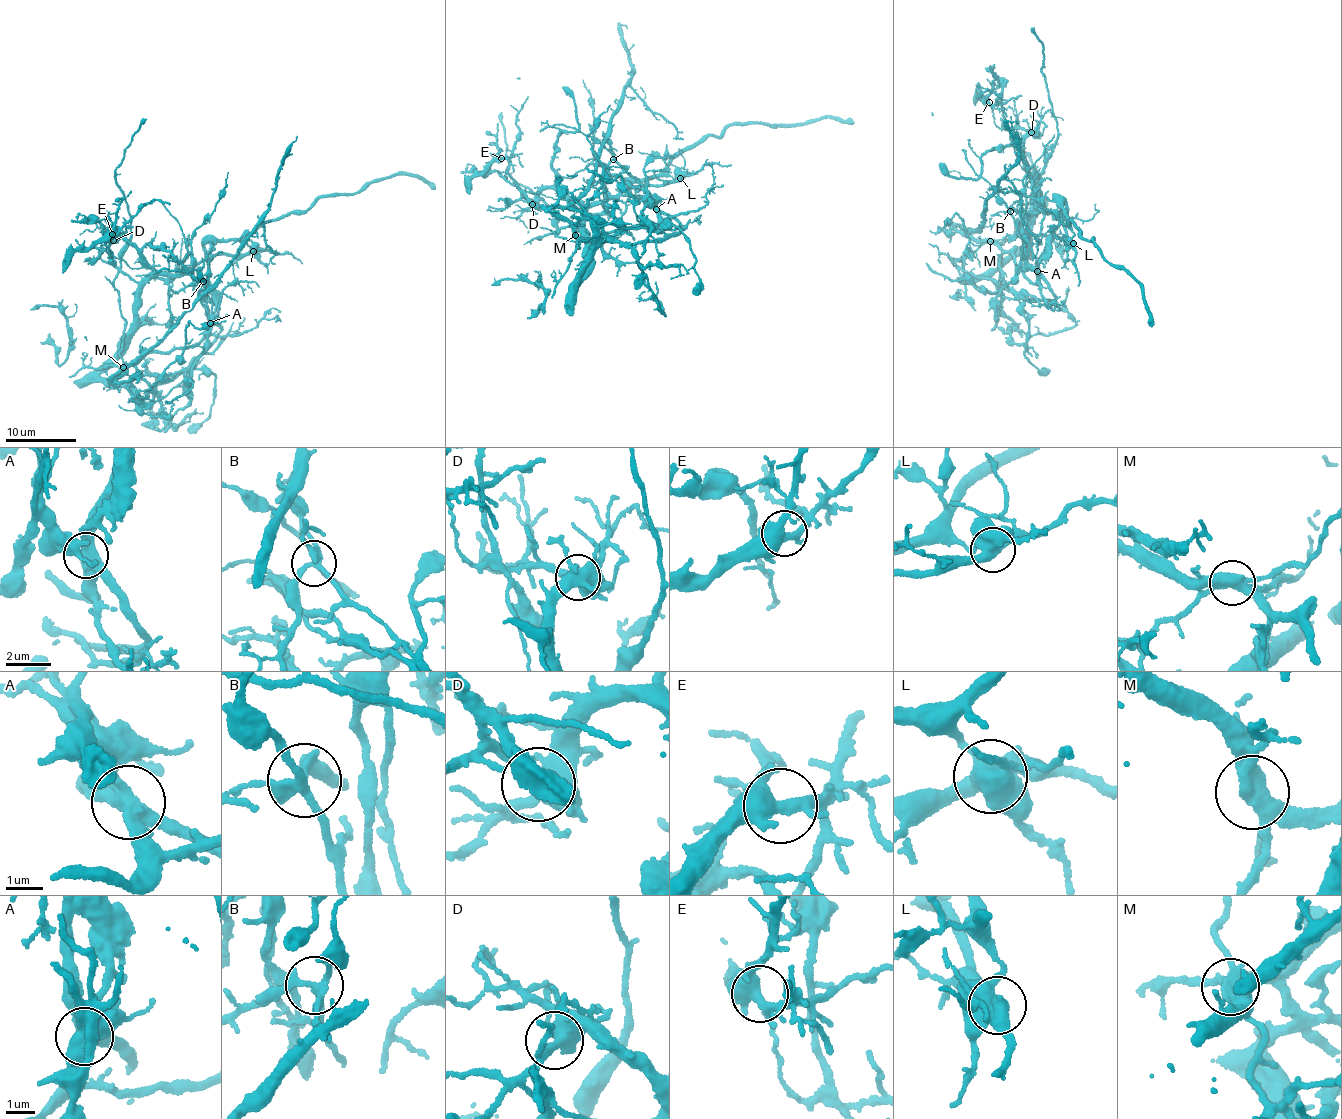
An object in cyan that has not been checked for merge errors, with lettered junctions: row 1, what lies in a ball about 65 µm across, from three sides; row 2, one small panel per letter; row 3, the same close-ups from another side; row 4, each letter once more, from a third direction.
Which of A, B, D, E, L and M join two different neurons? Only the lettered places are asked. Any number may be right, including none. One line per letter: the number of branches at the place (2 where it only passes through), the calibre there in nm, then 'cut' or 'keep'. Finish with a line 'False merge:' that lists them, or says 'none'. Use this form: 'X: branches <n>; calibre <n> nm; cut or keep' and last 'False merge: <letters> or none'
A: branches 5; calibre 400 nm; cut
B: branches 4; calibre 280 nm; cut
D: branches 4; calibre 440 nm; keep
E: branches 4; calibre 440 nm; keep
L: branches 4; calibre 550 nm; cut
M: branches 4; calibre 460 nm; cut
False merge: A, B, L, M

